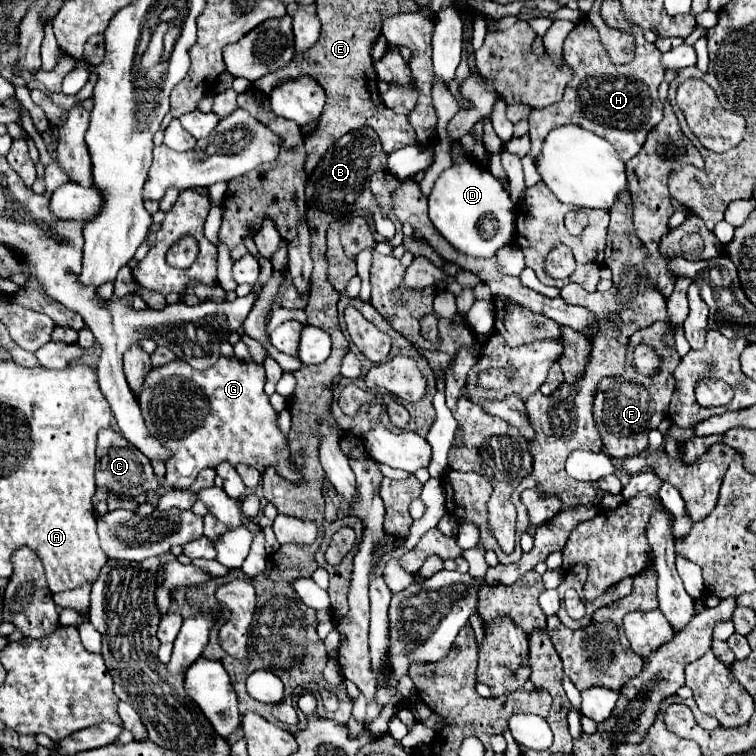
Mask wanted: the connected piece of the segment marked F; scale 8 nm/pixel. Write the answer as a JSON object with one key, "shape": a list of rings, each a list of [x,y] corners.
{"shape":[[[653,323],[647,329],[635,331],[629,337],[629,345],[627,345],[627,353],[633,351],[635,345],[639,343],[647,343],[653,349],[659,349],[659,353],[663,353],[663,369],[657,377],[643,377],[641,373],[631,369],[631,363],[627,363],[625,373],[617,375],[617,377],[605,377],[599,387],[597,387],[597,395],[595,395],[595,405],[593,405],[593,417],[595,417],[595,425],[597,431],[601,435],[603,447],[611,457],[633,457],[639,455],[647,449],[649,441],[647,441],[647,433],[649,429],[657,429],[657,425],[667,417],[669,413],[669,401],[675,389],[675,379],[673,379],[673,371],[679,365],[679,353],[675,351],[675,347],[667,347],[667,343],[663,341],[663,335],[667,331],[667,323]]]}

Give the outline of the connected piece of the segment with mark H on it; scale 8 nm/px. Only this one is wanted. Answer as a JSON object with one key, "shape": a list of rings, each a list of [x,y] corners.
{"shape":[[[583,19],[567,35],[563,45],[563,59],[573,69],[573,79],[565,87],[565,95],[559,103],[553,103],[545,109],[533,109],[529,115],[529,137],[531,137],[531,157],[535,159],[541,153],[547,133],[555,127],[573,123],[587,131],[597,133],[607,139],[623,161],[629,161],[643,147],[647,133],[663,119],[663,103],[659,101],[657,87],[663,81],[665,69],[659,59],[661,53],[653,43],[647,43],[643,29],[635,23],[629,23],[629,31],[635,35],[637,53],[635,59],[627,65],[613,65],[599,43],[597,31],[593,25]]]}

